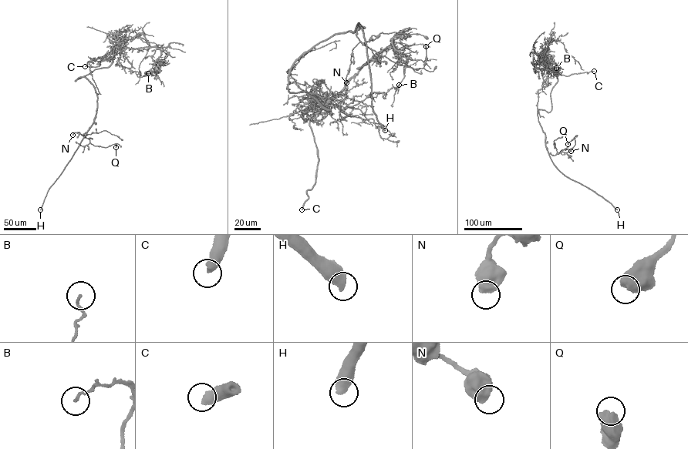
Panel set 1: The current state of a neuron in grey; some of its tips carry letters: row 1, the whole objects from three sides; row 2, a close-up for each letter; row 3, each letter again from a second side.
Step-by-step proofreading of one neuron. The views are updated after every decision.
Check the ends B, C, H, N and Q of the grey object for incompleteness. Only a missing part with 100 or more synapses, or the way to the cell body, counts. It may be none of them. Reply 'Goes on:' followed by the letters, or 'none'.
Goes on: C, H

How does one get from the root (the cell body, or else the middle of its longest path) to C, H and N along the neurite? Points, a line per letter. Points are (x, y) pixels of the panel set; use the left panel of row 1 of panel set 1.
C: (77, 79), (96, 69), (107, 67), (115, 51), (105, 55), (98, 66), (85, 66)
H: (77, 79), (82, 76), (92, 85), (97, 98), (96, 117), (71, 159), (48, 190), (40, 209)
N: (77, 79), (82, 76), (92, 85), (97, 104), (96, 117), (89, 129), (83, 135), (79, 132), (72, 135)

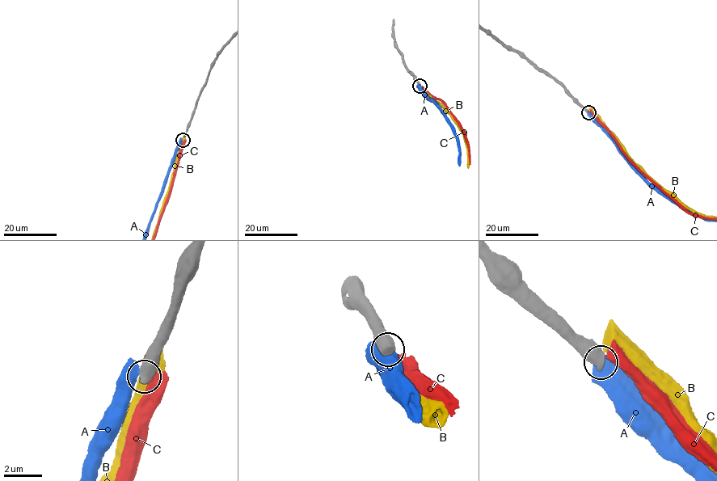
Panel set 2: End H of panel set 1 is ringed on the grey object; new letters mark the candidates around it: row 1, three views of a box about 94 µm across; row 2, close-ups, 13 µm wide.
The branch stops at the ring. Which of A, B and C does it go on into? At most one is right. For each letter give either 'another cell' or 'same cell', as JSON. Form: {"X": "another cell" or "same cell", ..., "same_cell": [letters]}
{"A": "another cell", "B": "another cell", "C": "another cell", "same_cell": []}

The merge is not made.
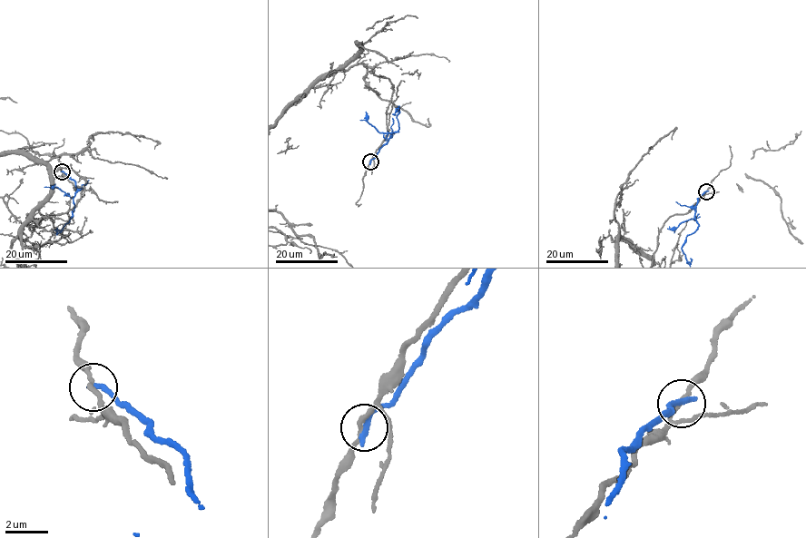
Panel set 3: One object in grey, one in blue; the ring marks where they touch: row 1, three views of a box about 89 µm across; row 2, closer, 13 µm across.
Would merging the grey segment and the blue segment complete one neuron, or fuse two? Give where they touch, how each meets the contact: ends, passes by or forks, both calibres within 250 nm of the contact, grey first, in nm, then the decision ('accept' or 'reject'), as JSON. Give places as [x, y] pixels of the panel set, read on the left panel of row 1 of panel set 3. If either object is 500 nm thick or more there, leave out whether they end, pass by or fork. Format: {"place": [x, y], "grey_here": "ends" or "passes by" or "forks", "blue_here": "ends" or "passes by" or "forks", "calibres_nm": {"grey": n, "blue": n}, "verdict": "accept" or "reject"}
{"place": [62, 171], "grey_here": "passes by", "blue_here": "ends", "calibres_nm": {"grey": 200, "blue": 320}, "verdict": "reject"}

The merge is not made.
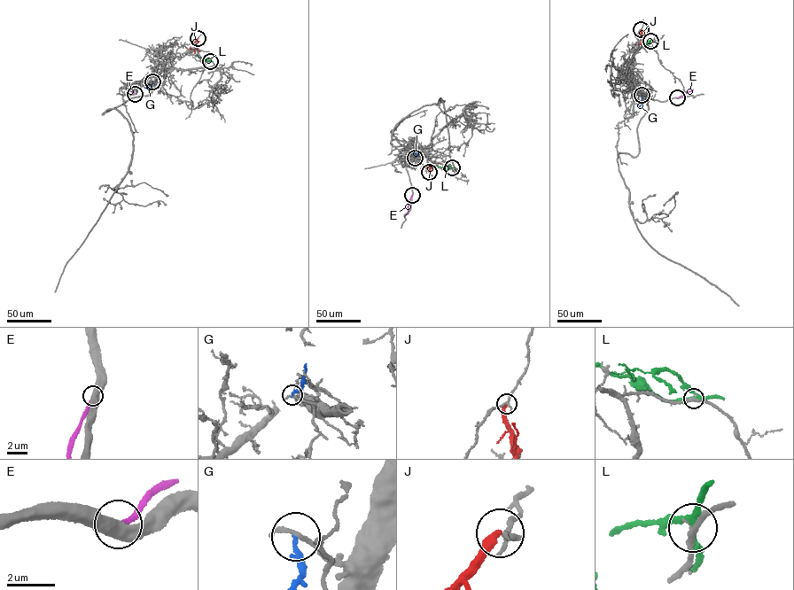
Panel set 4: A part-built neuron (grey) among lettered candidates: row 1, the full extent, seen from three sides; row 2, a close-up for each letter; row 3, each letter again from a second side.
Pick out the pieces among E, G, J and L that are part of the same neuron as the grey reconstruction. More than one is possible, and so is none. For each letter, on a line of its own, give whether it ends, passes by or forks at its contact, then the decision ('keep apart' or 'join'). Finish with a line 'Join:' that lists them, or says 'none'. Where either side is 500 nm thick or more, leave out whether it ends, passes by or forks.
E: keep apart
G: it ends there; keep apart
J: it ends there; keep apart
L: it forks there; keep apart
Join: none

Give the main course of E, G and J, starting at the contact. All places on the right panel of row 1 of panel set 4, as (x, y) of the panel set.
E: (677, 97), (693, 89)
G: (642, 95), (639, 106)
J: (641, 29), (640, 42)

